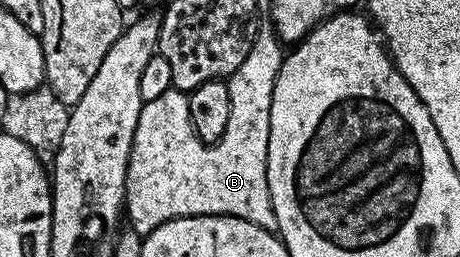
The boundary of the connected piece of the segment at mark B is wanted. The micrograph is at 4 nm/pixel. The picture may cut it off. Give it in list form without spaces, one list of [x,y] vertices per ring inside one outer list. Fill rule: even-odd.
[[[259,26],[252,49],[244,57],[244,65],[228,80],[232,117],[228,117],[224,137],[215,143],[204,142],[196,133],[185,94],[167,93],[143,103],[126,170],[124,215],[131,230],[145,237],[173,219],[189,215],[231,215],[252,221],[266,231],[277,232],[266,162],[272,89],[283,58],[284,44],[273,26]]]

